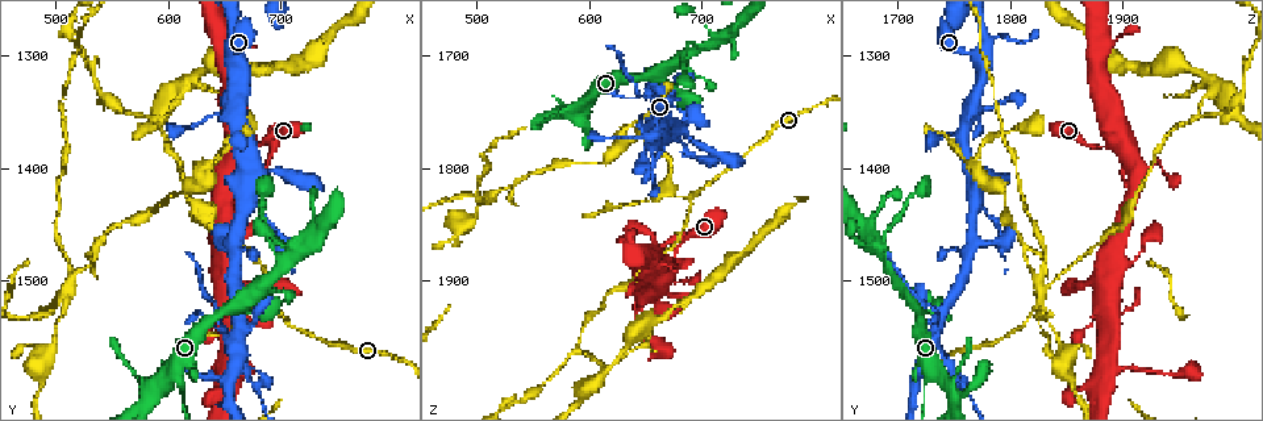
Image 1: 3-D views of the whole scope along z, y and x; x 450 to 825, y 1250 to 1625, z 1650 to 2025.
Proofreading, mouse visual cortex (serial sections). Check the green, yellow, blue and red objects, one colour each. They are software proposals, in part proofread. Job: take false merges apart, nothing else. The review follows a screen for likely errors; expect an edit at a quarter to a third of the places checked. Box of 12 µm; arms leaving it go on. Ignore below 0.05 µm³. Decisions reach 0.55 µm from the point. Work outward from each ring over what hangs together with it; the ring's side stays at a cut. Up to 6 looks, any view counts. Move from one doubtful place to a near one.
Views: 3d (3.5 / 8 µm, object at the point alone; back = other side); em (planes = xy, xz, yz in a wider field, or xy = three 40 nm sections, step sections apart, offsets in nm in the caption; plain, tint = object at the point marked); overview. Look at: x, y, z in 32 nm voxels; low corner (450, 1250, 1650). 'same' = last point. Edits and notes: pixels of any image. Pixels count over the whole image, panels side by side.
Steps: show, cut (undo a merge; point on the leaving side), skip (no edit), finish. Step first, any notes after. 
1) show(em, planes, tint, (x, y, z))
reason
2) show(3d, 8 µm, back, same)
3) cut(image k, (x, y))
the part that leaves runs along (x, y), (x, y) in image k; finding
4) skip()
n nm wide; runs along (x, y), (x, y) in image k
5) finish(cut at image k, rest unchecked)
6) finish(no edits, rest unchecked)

show(3d, 8 µm, (704, 1492, 1692))
three arms meet

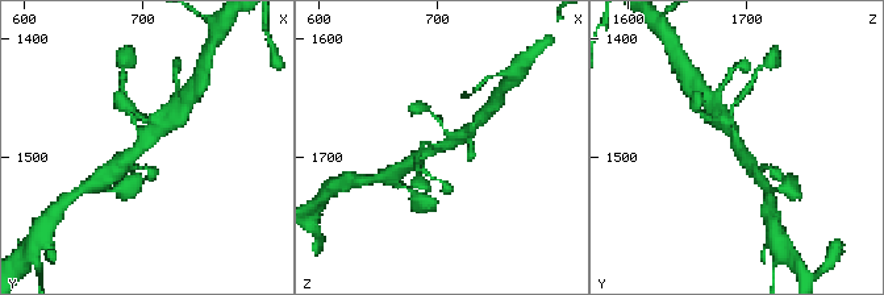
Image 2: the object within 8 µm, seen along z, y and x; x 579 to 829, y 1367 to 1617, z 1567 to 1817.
show(em, planes, tint, (702, 1488, 1690))
3 arms; arms of 100, 350, 400 nm; now the EM

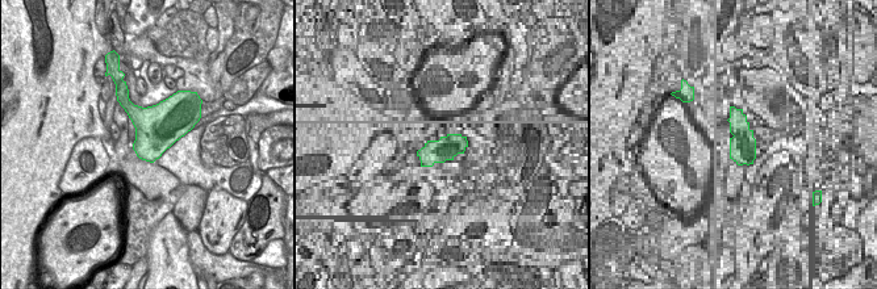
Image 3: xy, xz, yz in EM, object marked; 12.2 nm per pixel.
skip()
runs along (117, 167), (172, 119) in image 2; continuous, no second cell

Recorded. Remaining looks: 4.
show(3d, 8 µm, (692, 1522, 1826))

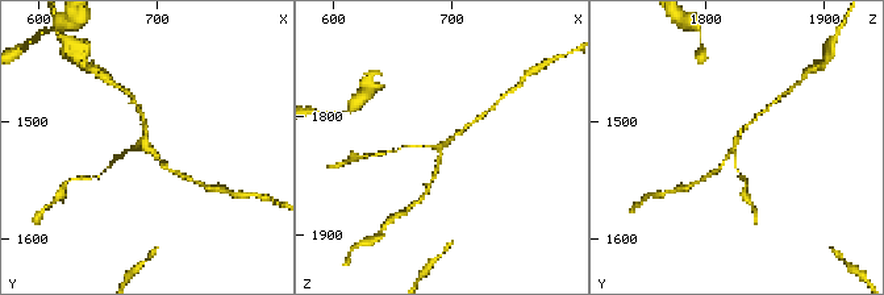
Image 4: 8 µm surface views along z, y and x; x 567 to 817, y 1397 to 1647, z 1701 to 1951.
show(em, xy, step 5, tint, (694, 1524, 1824))

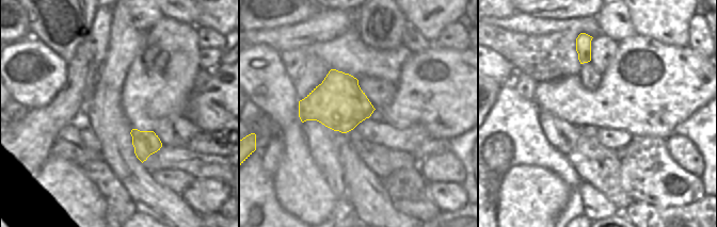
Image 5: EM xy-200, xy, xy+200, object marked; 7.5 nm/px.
skip()
400 nm wide; runs along (717, 173), (738, 134), (757, 116) in image 4; all the same cell

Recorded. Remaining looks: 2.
show(3d, 3.5 µm, (590, 1358, 1958))
branch point

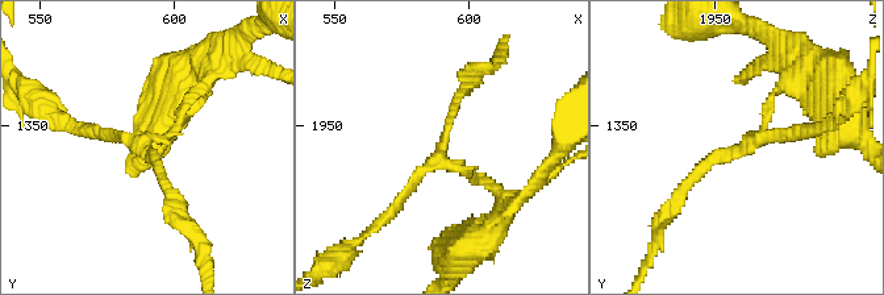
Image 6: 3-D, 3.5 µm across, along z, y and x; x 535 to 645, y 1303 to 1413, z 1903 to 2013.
show(em, xy, step 1, tint, (591, 1360, 1958))
3 arms; arms of 100, 150, 150 nm

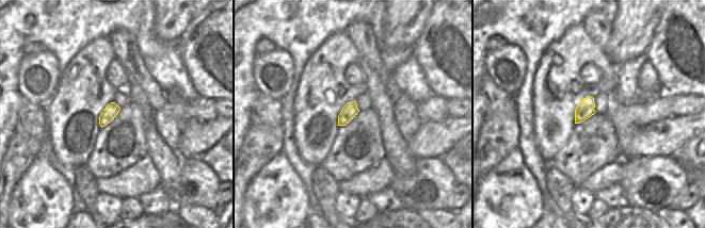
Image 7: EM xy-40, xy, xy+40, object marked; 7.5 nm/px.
skip()
runs along (672, 202), (709, 161), (761, 137), (770, 96) in image 6; all the same cell

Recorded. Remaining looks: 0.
finish(no edits, rest unchecked)

